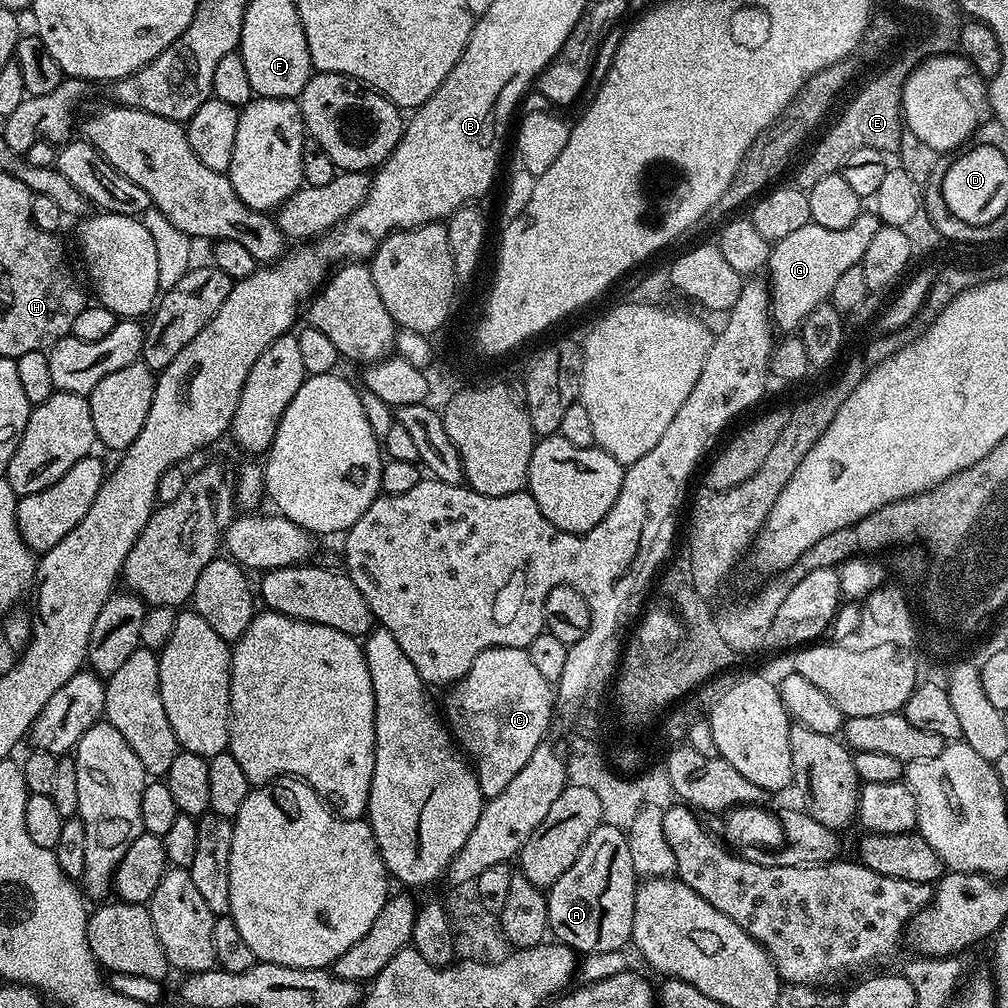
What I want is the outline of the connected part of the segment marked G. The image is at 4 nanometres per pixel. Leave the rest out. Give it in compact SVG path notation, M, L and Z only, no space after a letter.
M864 210L854 222L850 222L850 226L846 226L846 230L826 230L826 226L809 222L802 226L802 230L794 230L794 234L786 234L786 238L775 241L766 265L773 325L779 331L781 328L781 333L795 333L807 316L831 297L838 278L863 261L866 246L870 246L881 227L879 218Z

